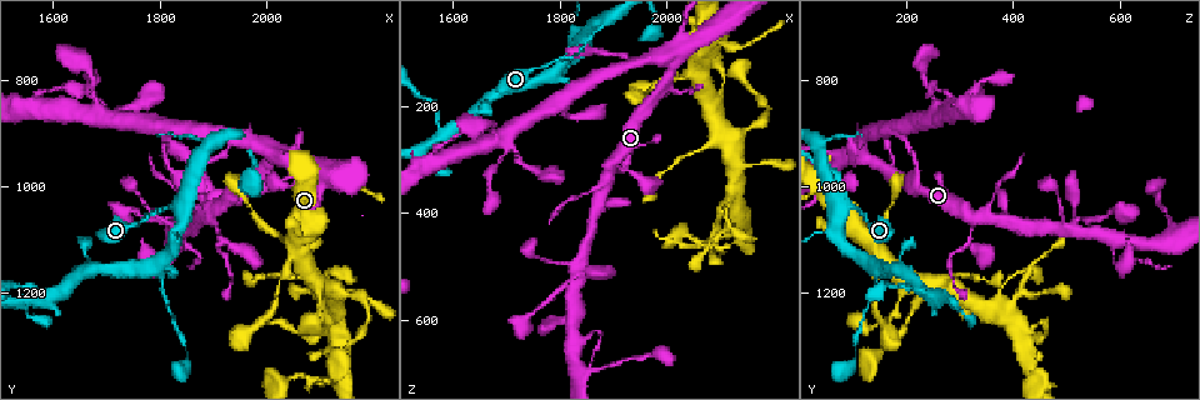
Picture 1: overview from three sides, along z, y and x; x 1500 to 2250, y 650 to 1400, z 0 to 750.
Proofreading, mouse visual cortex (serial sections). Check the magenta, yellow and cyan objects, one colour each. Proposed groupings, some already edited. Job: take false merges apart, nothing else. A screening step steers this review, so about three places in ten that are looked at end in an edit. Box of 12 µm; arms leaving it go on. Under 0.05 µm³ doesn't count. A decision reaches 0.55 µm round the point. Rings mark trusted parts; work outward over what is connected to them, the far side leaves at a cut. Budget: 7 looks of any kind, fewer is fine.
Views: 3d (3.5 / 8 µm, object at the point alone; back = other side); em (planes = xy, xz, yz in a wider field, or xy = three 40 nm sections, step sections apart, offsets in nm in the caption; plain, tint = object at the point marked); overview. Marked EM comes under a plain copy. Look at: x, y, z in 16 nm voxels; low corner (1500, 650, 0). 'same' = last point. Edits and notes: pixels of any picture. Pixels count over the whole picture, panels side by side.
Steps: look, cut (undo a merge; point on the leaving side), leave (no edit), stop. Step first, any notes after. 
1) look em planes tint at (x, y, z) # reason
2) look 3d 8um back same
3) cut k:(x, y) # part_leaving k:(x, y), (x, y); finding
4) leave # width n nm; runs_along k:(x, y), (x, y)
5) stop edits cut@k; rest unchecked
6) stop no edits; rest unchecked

look 3d 3.5um at (1890, 1065, 320) # four arms meet

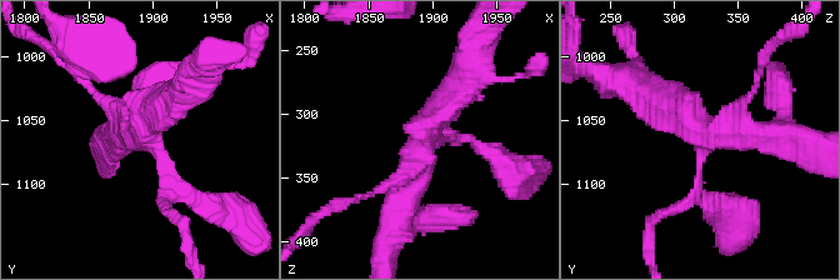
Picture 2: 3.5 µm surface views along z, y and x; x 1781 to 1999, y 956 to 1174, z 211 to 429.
look em xy step 1 tint at (1892, 1060, 318) # need the tissue

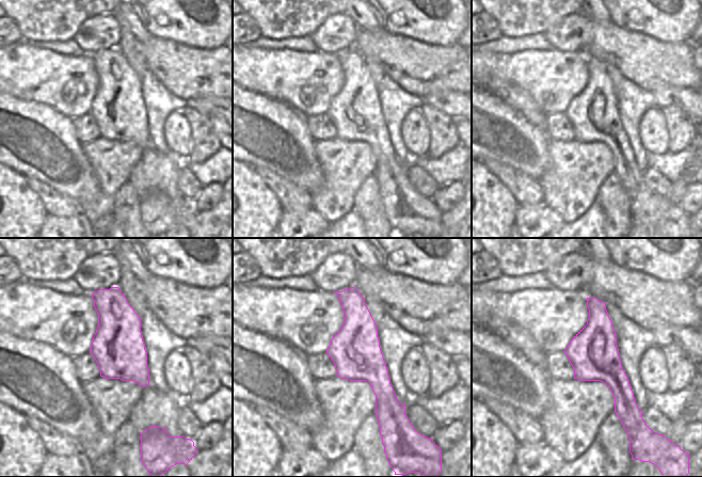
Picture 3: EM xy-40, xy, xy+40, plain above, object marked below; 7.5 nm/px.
leave # arm_widths 150, 250, 400, 400 nm; runs_along 3:(339, 293), (387, 418); one cell here

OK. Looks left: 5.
look 3d 3.5um at (2095, 1280, 440) # sudden change in width

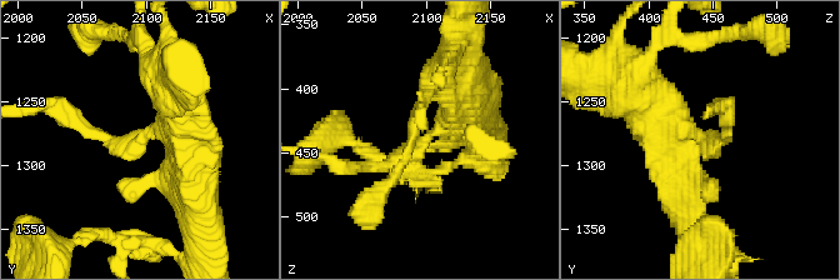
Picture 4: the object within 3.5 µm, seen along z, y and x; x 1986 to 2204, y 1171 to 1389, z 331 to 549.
look em xy step 5 tint at (2100, 1278, 442) # now the EM

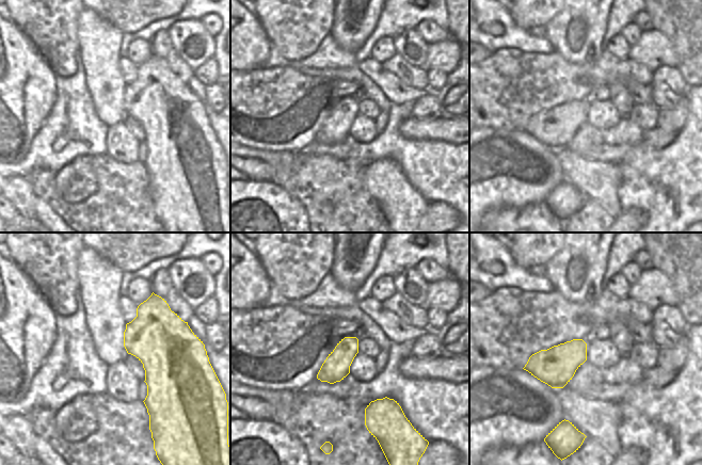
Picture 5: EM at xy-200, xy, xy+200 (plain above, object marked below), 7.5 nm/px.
look em planes tint same # another direction

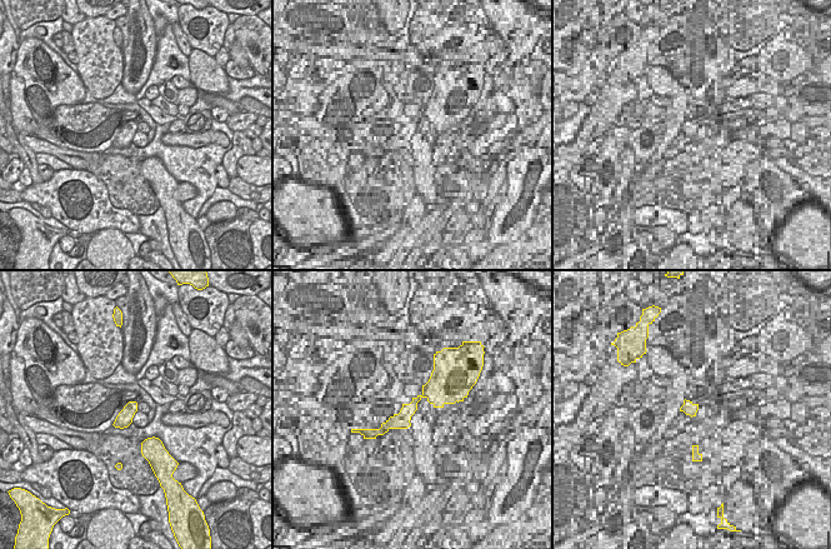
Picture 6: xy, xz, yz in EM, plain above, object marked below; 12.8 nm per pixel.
cut 4:(113, 149) # part_leaving 4:(151, 130), (118, 145), (51, 106); a second cell is stuck on

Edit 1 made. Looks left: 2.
look 3d 3.5um at (2030, 1185, 145) # thin neck

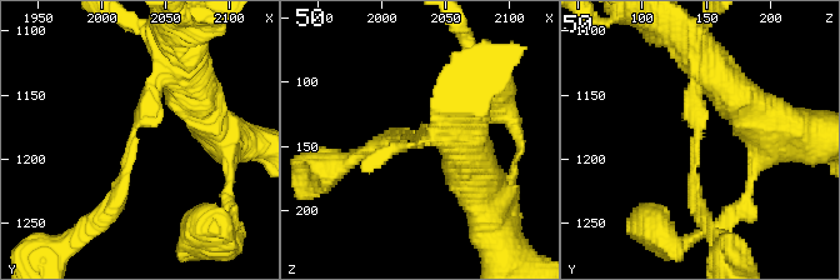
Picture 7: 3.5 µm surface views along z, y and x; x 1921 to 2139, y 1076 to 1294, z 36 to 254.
look em xy step 5 tint at (2024, 1184, 144) # arm_widths 200, 250 nm

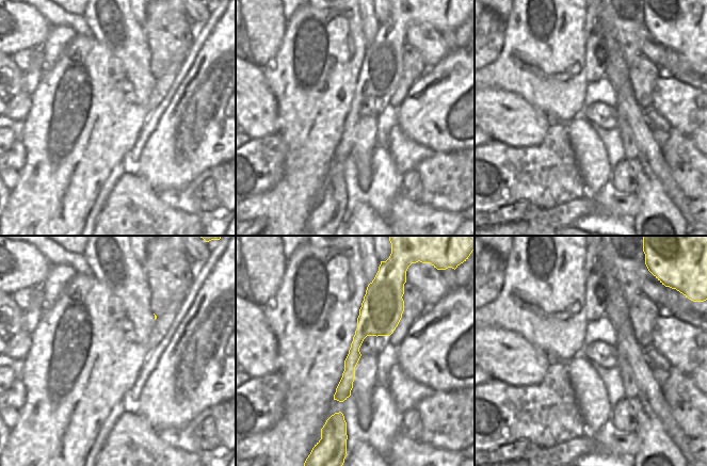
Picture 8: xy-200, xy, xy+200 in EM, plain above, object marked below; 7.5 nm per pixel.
leave # runs_along 7:(181, 60), (150, 90), (111, 209); one cell here

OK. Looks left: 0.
stop edits cut@4; rest unchecked

